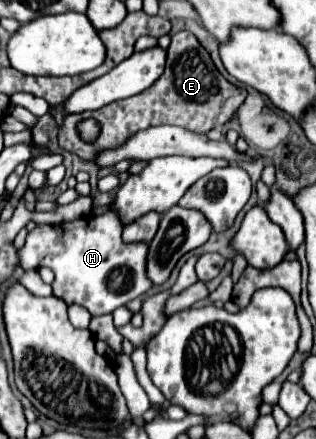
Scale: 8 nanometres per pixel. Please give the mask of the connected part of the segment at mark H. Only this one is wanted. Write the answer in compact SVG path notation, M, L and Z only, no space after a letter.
M108 210L100 216L84 216L56 226L36 226L18 250L18 260L22 270L48 266L56 274L52 296L66 302L66 306L78 304L92 316L102 316L152 288L146 278L146 254L148 244L122 242L122 222L114 210Z

